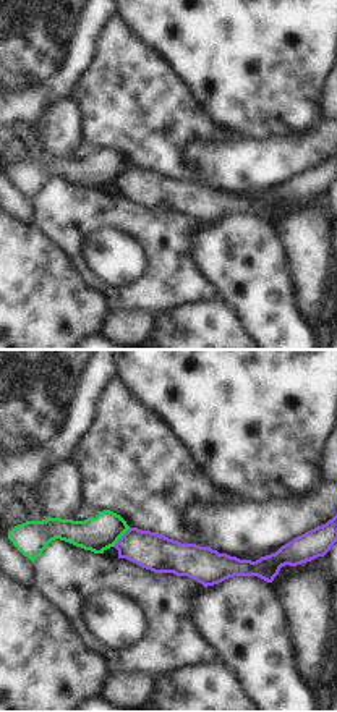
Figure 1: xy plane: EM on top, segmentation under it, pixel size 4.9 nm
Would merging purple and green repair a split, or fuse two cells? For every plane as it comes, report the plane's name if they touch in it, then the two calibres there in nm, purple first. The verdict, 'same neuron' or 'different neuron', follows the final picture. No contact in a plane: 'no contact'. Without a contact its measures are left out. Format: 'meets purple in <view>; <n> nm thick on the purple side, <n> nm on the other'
meets purple in xy; 190 nm thick on the purple side, 170 nm on the other

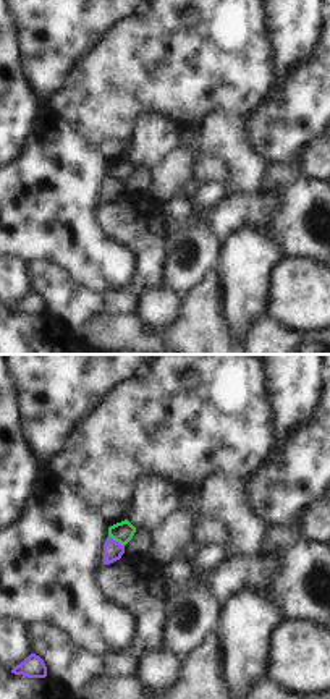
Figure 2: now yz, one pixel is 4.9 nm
meets purple in yz; 100 nm thick on the purple side, 100 nm on the other

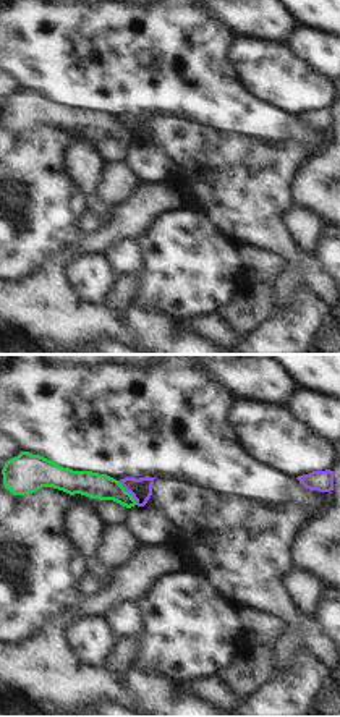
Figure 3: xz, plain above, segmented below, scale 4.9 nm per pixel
meets purple in xz; 110 nm thick on the purple side, 130 nm on the other

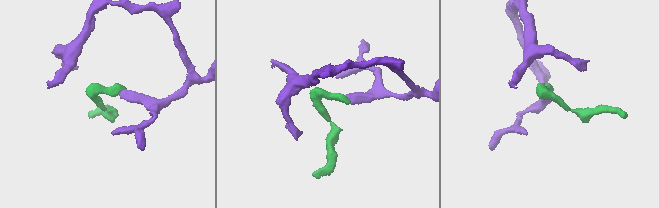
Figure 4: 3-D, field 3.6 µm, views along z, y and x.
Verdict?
different neuron

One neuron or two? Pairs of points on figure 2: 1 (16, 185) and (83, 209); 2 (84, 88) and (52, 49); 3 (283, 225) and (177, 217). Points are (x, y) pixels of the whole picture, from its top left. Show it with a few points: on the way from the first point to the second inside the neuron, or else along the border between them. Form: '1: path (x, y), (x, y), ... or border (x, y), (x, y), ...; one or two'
1: path (33, 190), (52, 209), (67, 209); one
2: border (96, 41), (75, 60), (60, 86), (47, 99); two
3: path (258, 214), (203, 216); one

